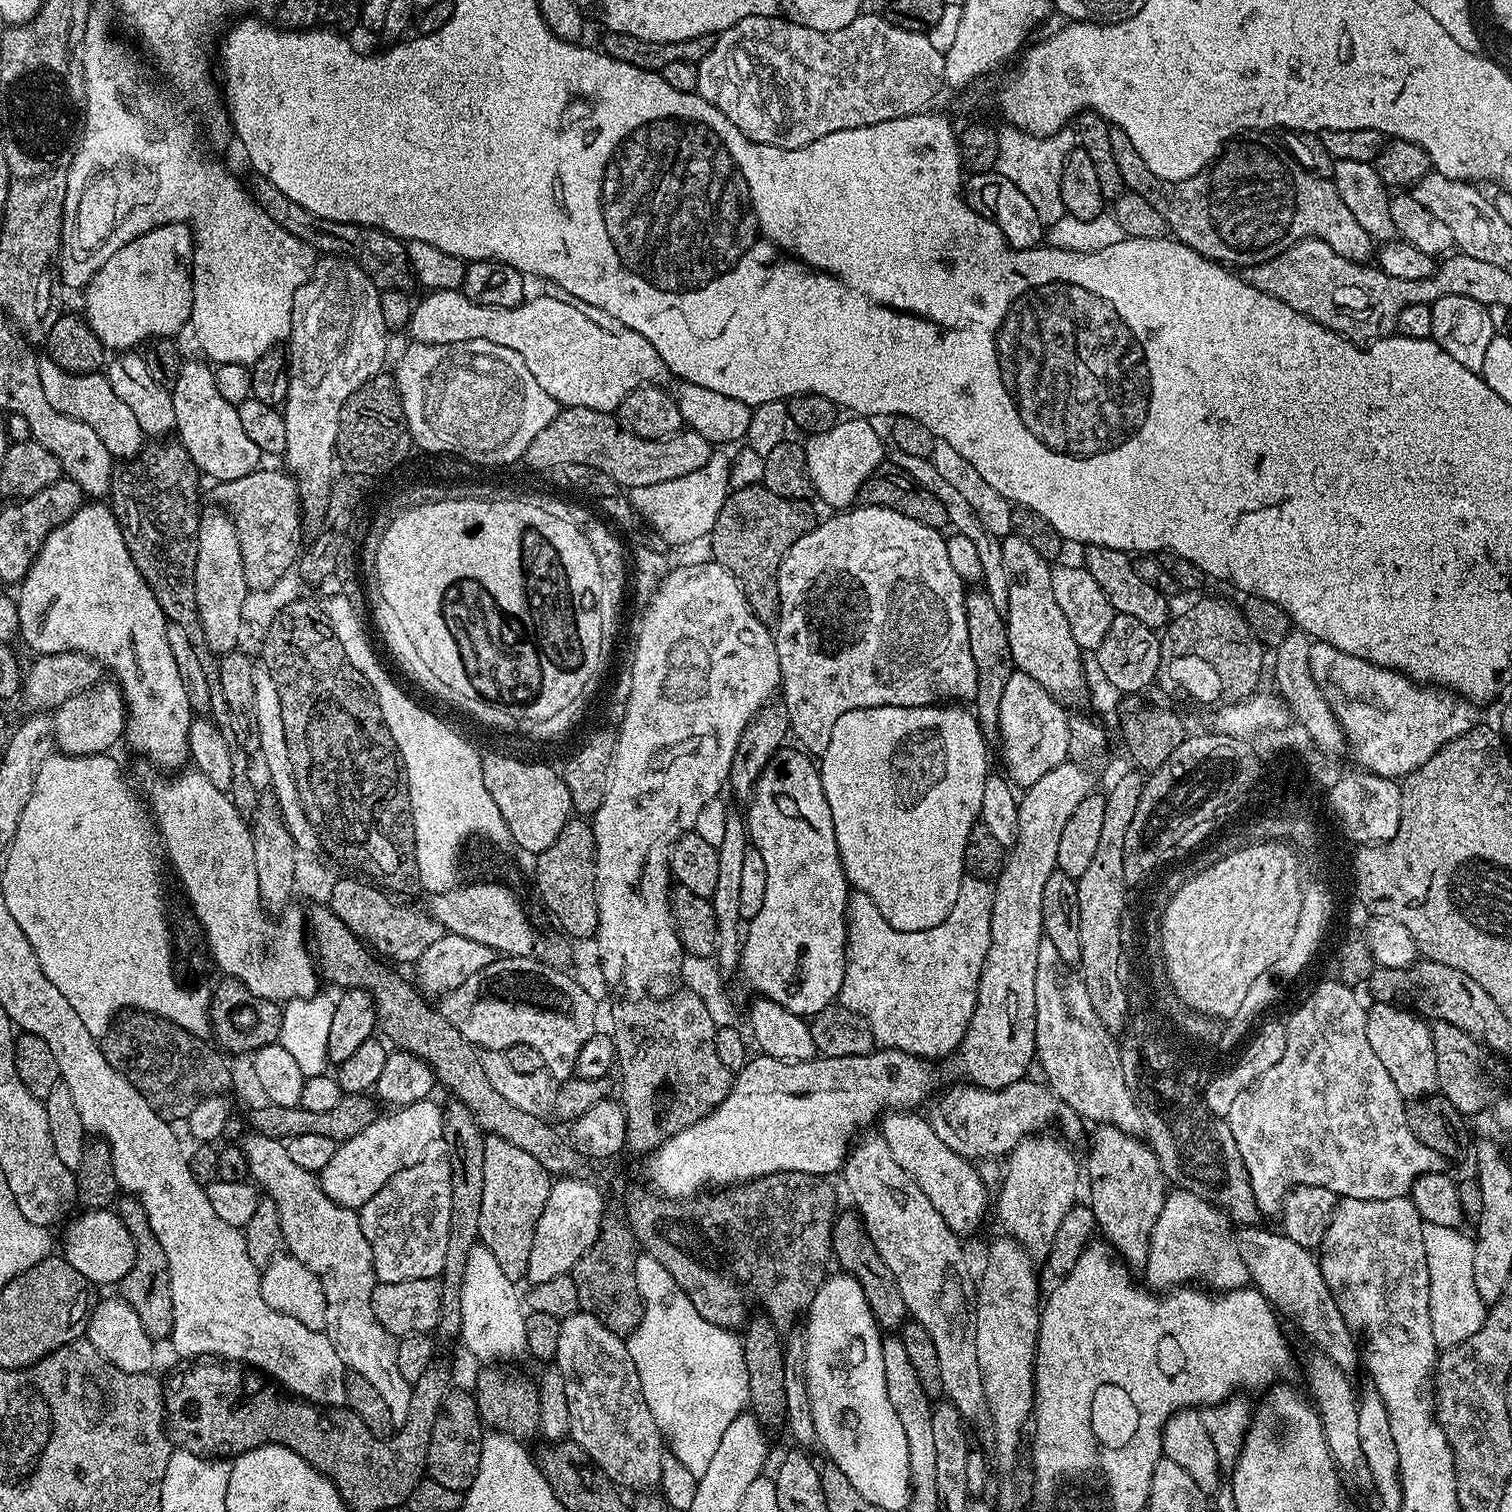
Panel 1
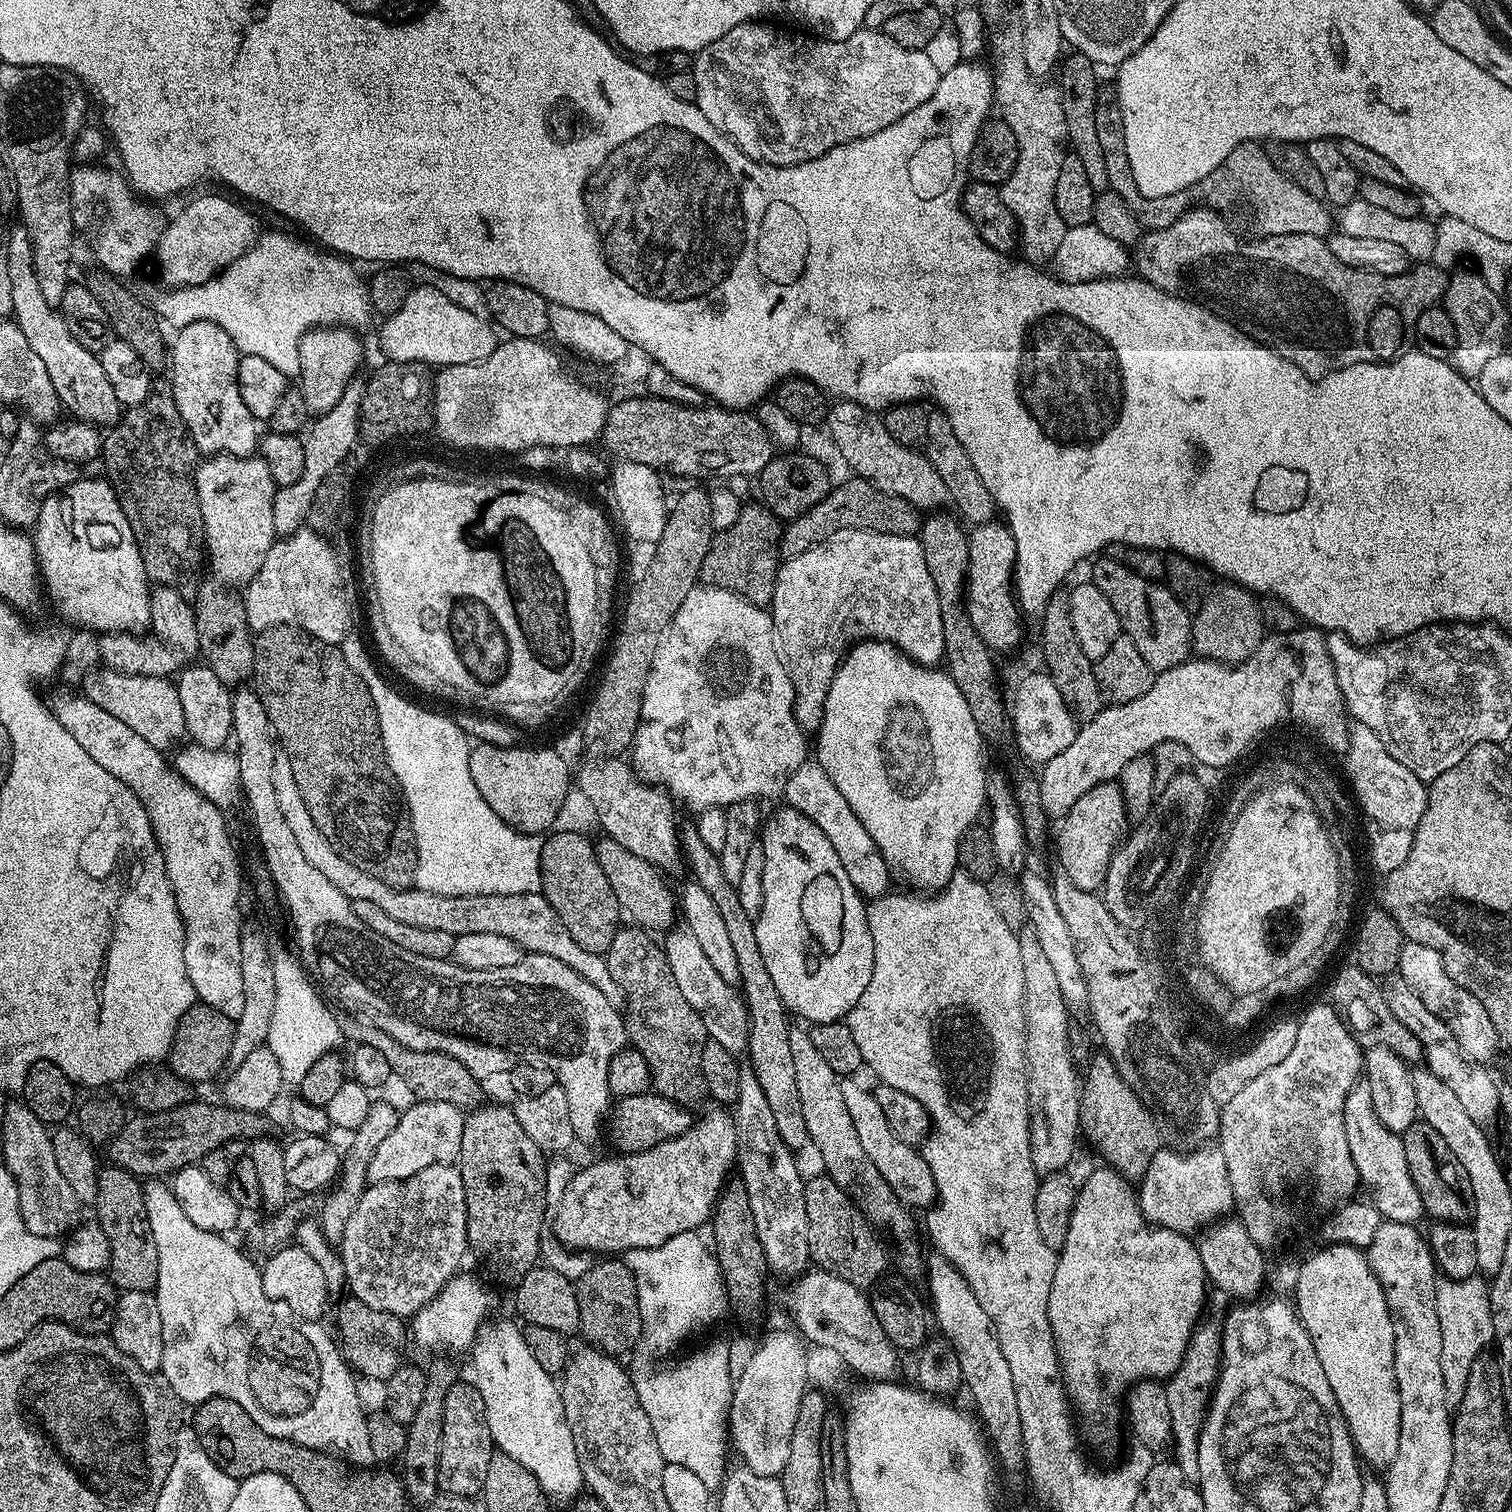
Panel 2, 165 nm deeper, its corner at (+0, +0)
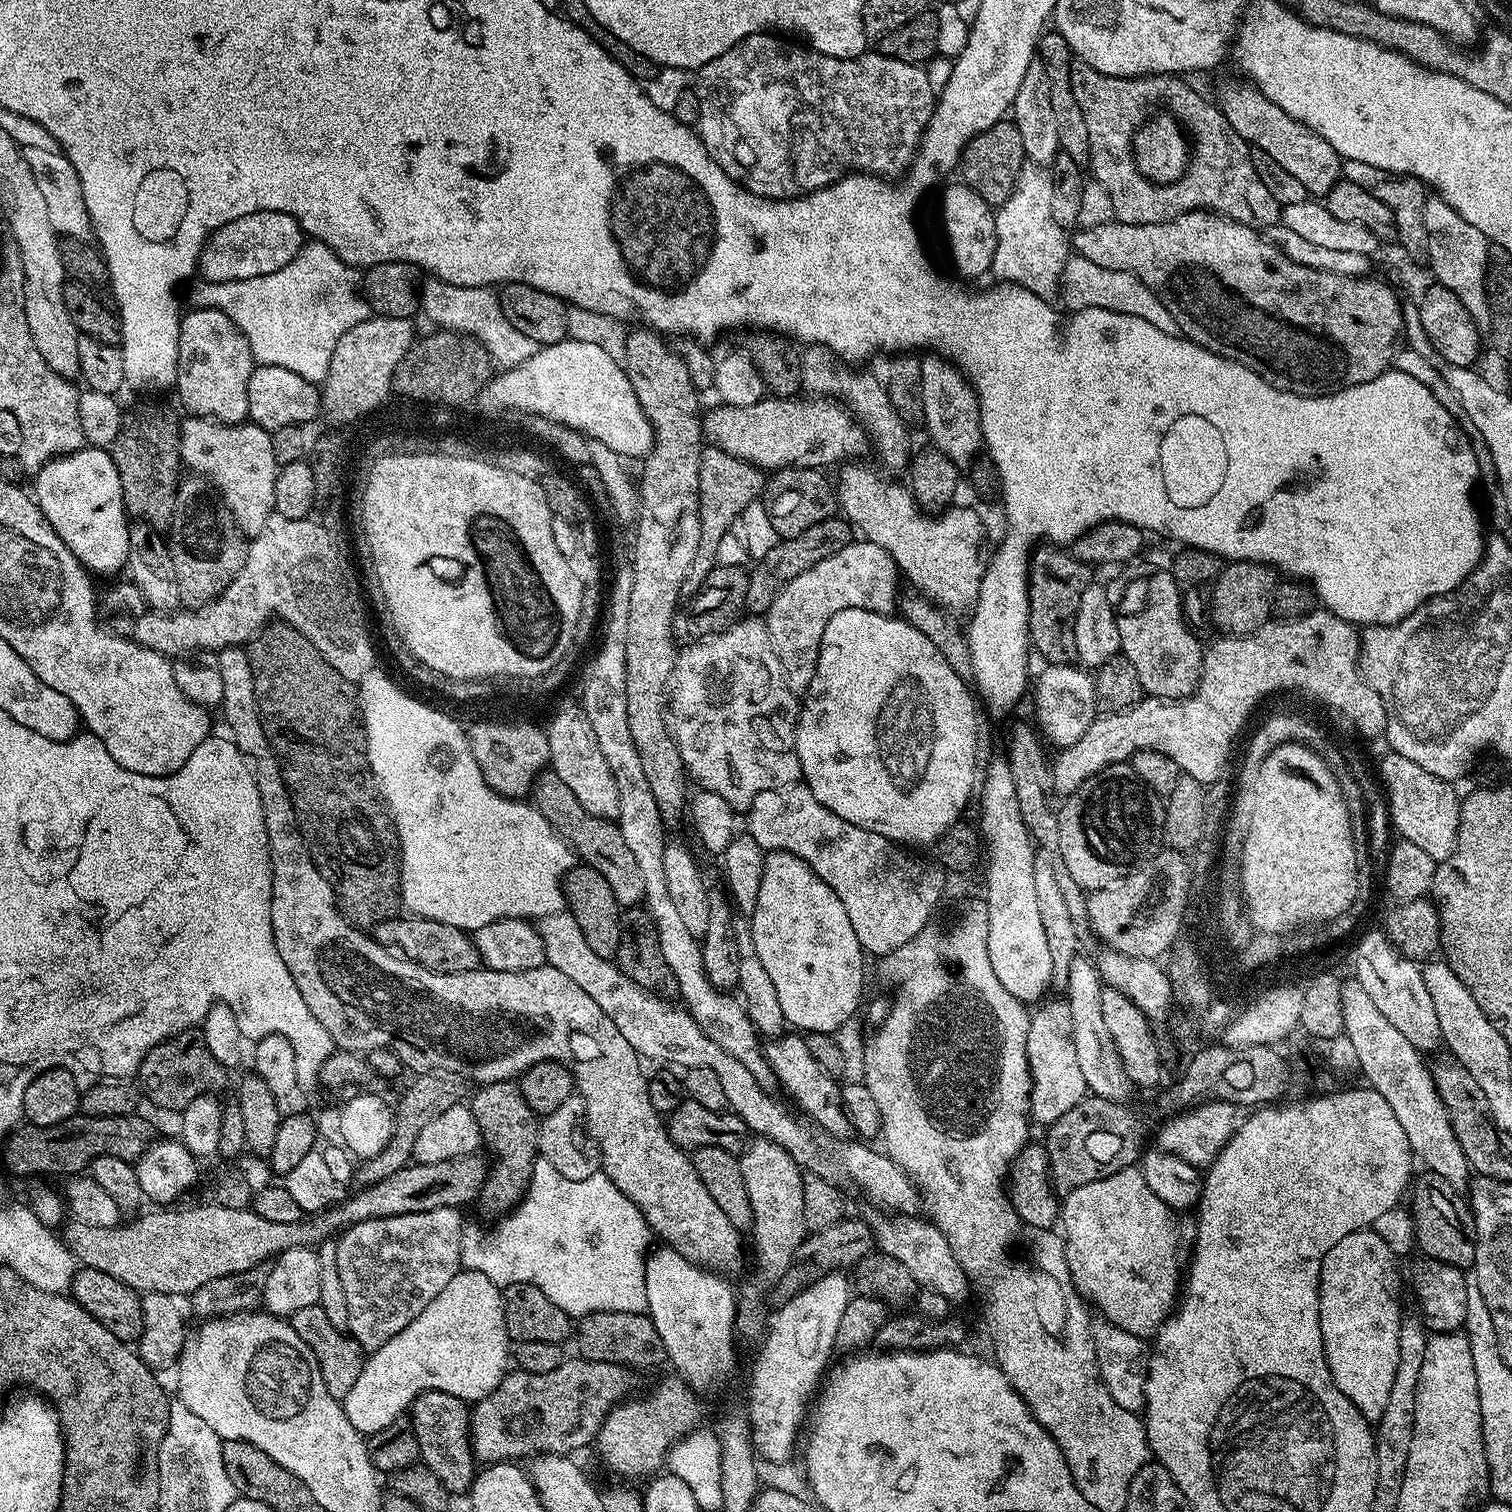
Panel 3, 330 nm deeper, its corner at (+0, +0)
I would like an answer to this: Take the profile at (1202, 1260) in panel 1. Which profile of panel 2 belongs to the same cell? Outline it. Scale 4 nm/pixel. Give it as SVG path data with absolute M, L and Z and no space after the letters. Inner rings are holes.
M1215 1143L1193 1147L1189 1156L1180 1152L1183 1151L1164 1146L1154 1154L1146 1174L1138 1181L1138 1199L1142 1214L1151 1224L1192 1234L1233 1211L1232 1187L1226 1158Z

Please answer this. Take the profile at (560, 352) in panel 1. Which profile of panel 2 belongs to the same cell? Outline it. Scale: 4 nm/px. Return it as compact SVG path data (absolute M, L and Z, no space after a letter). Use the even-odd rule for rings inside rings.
M427 286L413 287L406 303L383 317L382 323L380 352L385 361L394 364L473 364L490 358L498 343L497 329L487 319L450 302L442 290Z

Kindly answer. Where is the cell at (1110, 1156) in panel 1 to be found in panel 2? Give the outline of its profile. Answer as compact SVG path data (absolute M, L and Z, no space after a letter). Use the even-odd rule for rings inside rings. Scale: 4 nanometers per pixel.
M1100 1050L1098 1054L1088 1064L1088 1073L1083 1073L1080 1086L1080 1130L1081 1133L1100 1151L1100 1156L1105 1165L1119 1172L1121 1176L1126 1177L1130 1182L1138 1182L1146 1174L1154 1154L1160 1151L1162 1139L1160 1130L1156 1126L1155 1118L1152 1117L1149 1108L1126 1086L1126 1082L1116 1072L1114 1062L1108 1056L1108 1053Z

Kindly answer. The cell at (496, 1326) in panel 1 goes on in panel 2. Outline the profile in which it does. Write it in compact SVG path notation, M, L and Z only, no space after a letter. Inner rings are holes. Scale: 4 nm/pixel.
M492 1320L480 1329L479 1336L470 1349L472 1368L476 1371L474 1383L478 1394L482 1394L482 1402L486 1402L486 1426L490 1426L493 1445L510 1458L514 1458L514 1462L530 1470L549 1501L575 1501L581 1495L580 1488L582 1492L585 1487L584 1475L574 1446L574 1434L570 1434L570 1426L566 1422L566 1410L557 1377L542 1370L534 1354L530 1354L530 1346L526 1346L521 1325L513 1320Z

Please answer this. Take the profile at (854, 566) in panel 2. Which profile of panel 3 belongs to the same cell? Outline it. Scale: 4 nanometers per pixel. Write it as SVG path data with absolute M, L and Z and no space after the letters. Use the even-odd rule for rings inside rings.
M860 538L822 558L822 562L810 566L810 570L798 574L798 578L794 578L777 594L768 607L766 623L776 656L784 669L784 680L791 692L803 694L810 686L826 622L830 622L838 610L861 608L885 614L897 611L896 576L898 580L898 569L890 554L882 550L882 546Z

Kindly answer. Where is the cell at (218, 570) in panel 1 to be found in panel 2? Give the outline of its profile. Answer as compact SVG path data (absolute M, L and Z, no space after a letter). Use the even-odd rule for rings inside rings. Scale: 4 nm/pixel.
M212 454L196 465L196 493L198 506L202 510L206 564L212 567L211 575L225 586L246 586L262 570L266 554L278 537L274 530L274 498L276 483L272 481L270 466L258 454L250 456L226 456Z

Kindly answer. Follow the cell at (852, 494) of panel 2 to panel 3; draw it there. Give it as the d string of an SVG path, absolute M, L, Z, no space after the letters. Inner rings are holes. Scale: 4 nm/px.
M833 518L818 522L816 526L810 526L810 530L802 530L802 534L798 534L794 538L780 540L778 546L774 546L774 550L770 550L770 554L759 557L755 561L756 569L751 569L748 578L745 609L752 614L767 613L768 607L774 602L774 598L789 582L798 578L798 574L810 570L810 566L822 562L822 558L845 548L853 536L854 532L848 520Z

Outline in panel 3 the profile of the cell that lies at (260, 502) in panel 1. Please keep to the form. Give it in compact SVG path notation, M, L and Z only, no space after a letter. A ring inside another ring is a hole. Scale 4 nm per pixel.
M372 314L338 338L338 346L334 346L334 355L330 357L330 370L322 382L322 408L326 416L328 412L329 418L340 424L356 424L364 414L377 411L379 395L384 390L393 390L396 368L412 348L412 326L412 320Z

